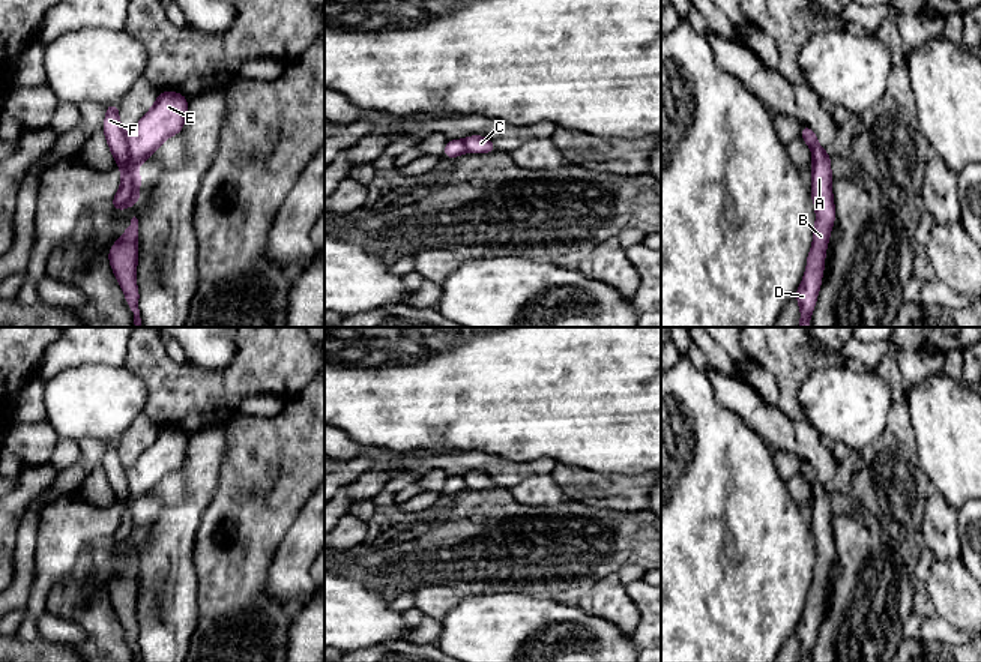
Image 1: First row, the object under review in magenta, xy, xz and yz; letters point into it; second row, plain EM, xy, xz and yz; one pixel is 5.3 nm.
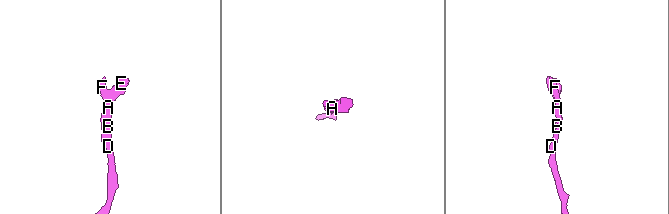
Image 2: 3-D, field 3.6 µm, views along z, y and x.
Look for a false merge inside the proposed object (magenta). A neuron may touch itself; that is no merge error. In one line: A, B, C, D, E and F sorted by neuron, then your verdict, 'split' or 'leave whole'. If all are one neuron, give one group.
A B C D E F; leave whole

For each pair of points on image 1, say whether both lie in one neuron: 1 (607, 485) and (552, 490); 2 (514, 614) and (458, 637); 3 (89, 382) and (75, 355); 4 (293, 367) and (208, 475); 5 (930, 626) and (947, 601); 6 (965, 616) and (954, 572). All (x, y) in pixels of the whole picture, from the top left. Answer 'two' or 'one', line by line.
1: two
2: one
3: two
4: two
5: two
6: one

